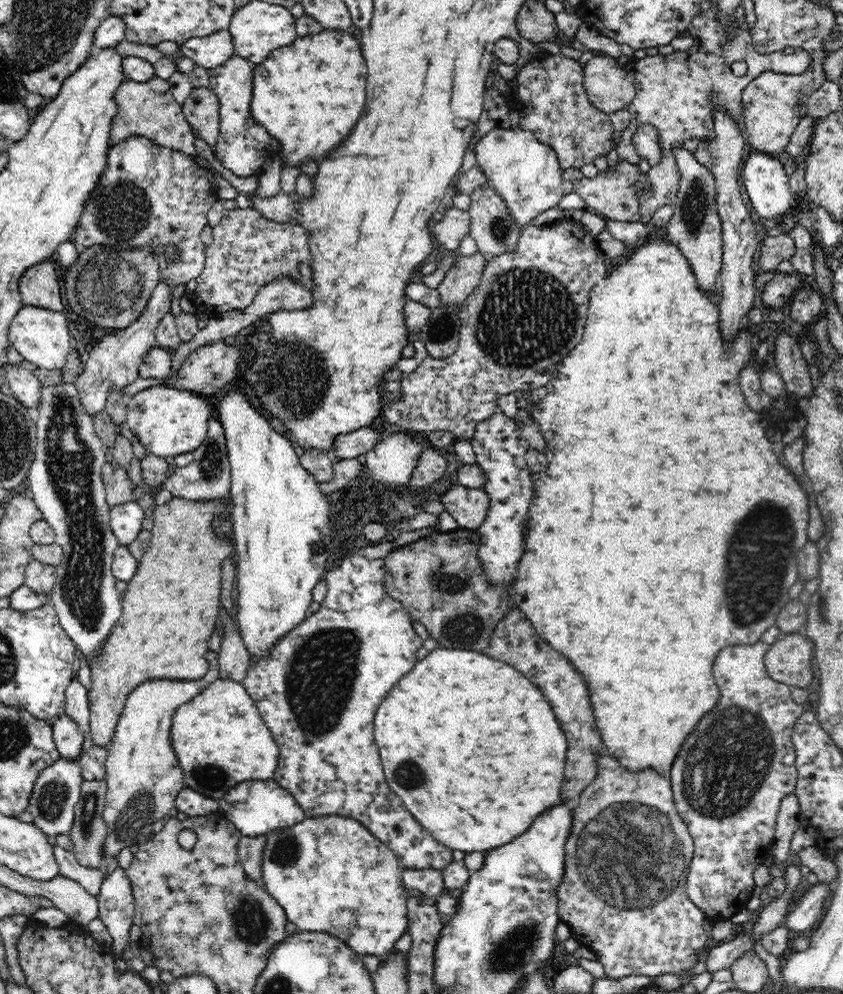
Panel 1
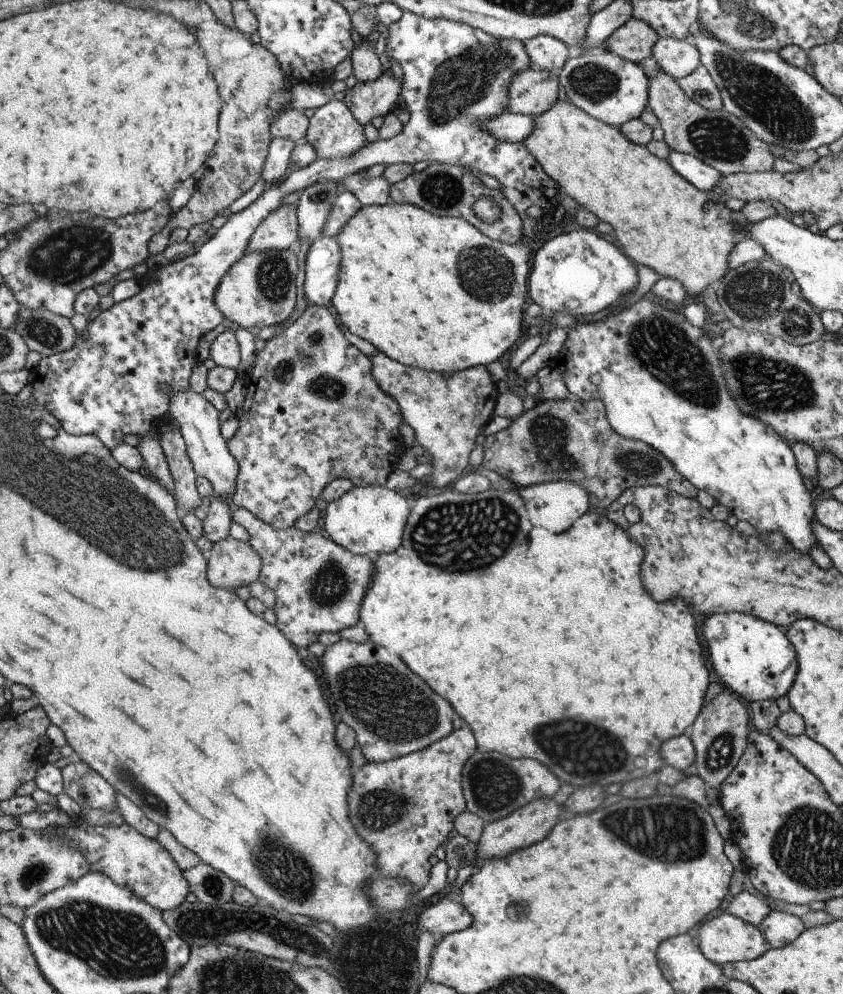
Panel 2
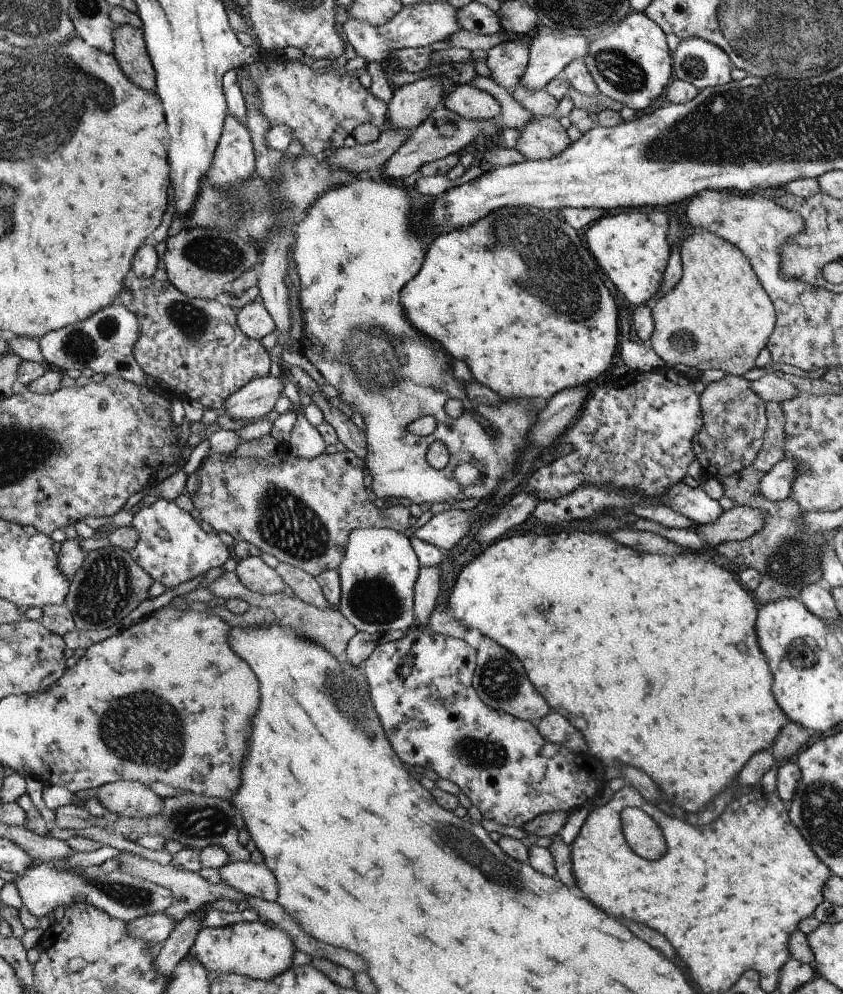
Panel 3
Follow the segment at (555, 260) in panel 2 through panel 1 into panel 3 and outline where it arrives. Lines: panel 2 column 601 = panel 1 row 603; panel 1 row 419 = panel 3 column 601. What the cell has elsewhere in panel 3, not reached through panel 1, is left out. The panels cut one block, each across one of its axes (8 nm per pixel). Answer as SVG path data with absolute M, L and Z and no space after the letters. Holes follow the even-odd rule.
M634 209L622 214L608 214L584 231L584 241L595 261L619 293L632 304L642 305L660 290L671 255L668 218L666 213Z

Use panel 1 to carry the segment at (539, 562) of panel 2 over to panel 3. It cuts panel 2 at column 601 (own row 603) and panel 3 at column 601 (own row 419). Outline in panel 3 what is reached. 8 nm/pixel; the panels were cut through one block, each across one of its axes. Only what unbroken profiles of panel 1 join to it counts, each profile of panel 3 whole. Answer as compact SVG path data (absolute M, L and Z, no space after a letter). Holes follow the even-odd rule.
M603 531L597 533L560 532L558 534L526 535L500 538L494 541L478 558L462 568L449 596L450 612L458 622L470 631L478 629L482 636L494 640L498 646L510 650L526 669L530 684L546 700L550 708L566 716L586 738L590 755L598 758L604 766L616 762L636 766L644 770L654 782L668 794L668 801L685 810L701 813L714 796L726 790L740 774L744 764L766 748L771 748L780 730L789 722L772 694L774 677L768 660L758 650L756 618L759 606L754 596L744 590L735 580L729 568L717 566L705 554L650 554L632 550L618 544Z

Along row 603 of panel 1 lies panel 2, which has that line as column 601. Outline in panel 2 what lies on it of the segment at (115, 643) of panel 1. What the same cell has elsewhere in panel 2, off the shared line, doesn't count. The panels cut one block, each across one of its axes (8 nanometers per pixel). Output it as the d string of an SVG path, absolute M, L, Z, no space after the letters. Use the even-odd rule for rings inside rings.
M556 100L548 110L533 117L534 130L532 130L532 134L526 136L526 140L522 140L522 144L526 146L528 152L538 160L538 164L542 166L544 172L557 184L561 193L568 194L568 196L576 200L580 206L584 206L586 210L590 210L592 214L598 216L602 222L608 222L608 224L614 228L614 236L617 238L616 243L627 257L636 262L636 264L642 264L642 266L652 268L652 270L654 270L656 274L660 274L660 276L678 280L678 282L684 286L685 294L688 294L688 296L696 296L697 299L701 299L702 292L704 292L710 284L714 287L717 285L729 270L728 256L730 256L730 250L732 250L739 239L736 224L744 218L742 211L733 211L723 203L714 202L708 192L698 190L696 186L690 184L685 178L682 178L682 176L668 164L667 159L660 159L652 154L648 148L646 148L646 145L642 146L630 142L619 130L619 127L613 127L601 120L592 118L592 116L580 110L574 103L568 100Z

